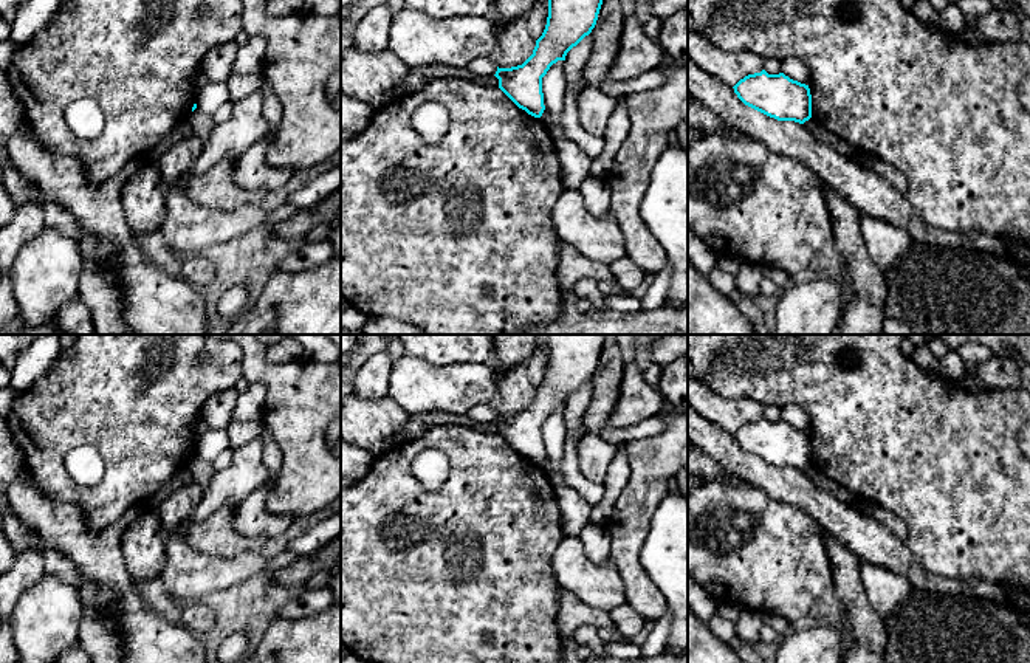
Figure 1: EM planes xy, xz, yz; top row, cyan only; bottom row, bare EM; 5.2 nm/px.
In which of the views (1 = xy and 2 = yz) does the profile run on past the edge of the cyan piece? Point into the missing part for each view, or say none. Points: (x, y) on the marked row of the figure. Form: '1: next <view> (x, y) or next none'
1: next none
2: next none

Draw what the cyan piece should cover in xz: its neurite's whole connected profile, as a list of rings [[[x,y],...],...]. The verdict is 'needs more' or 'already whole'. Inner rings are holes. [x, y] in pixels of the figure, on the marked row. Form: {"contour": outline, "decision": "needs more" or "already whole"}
{"contour": [[[548,0],[548,17],[533,54],[517,67],[499,68],[499,88],[522,110],[541,118],[542,77],[576,46],[596,25],[603,0]]], "decision": "already whole"}

